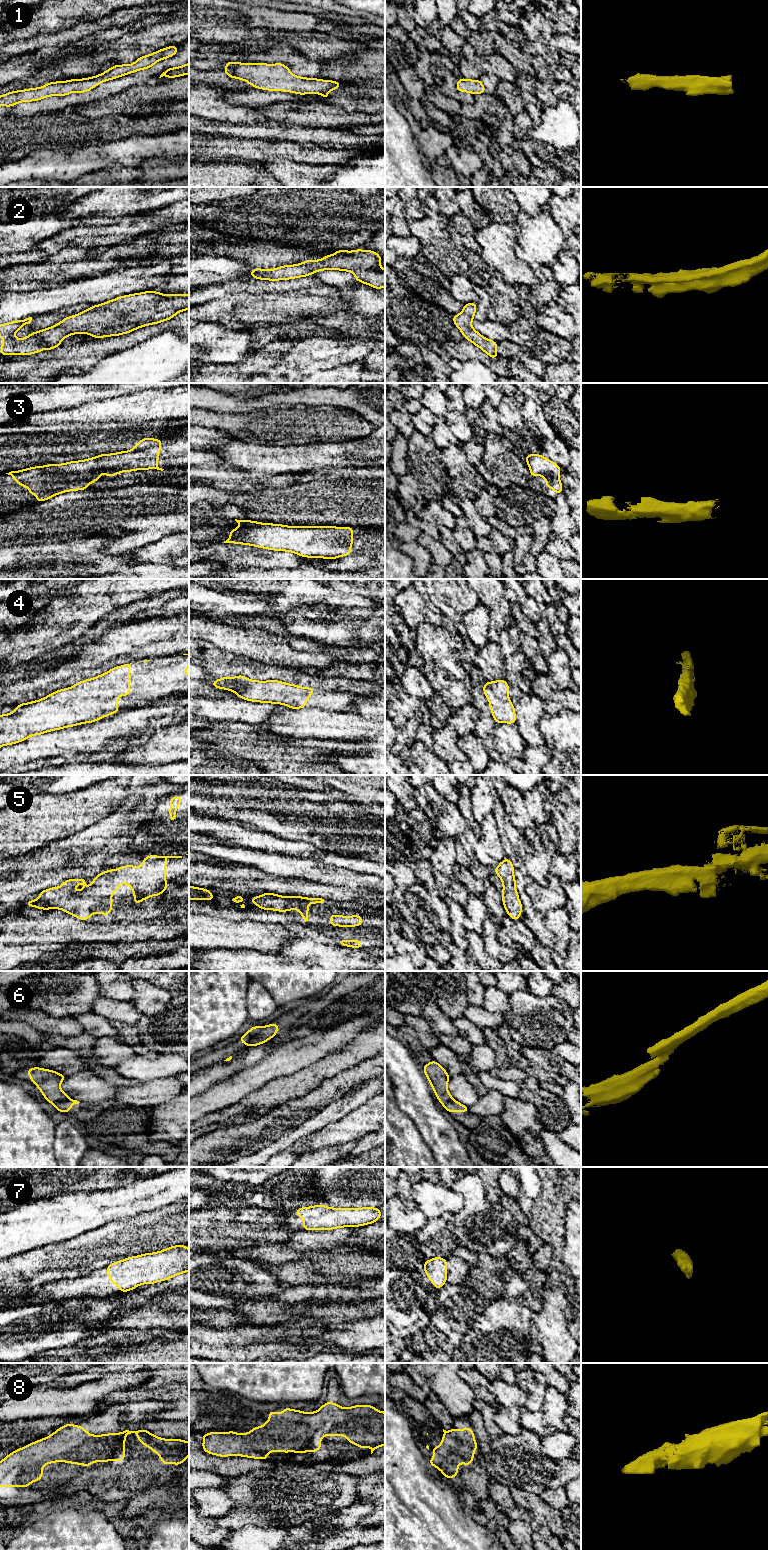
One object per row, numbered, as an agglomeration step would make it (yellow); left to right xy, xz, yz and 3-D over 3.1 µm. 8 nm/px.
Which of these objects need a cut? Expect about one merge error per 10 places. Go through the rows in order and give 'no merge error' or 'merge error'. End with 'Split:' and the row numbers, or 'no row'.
1: no merge error
2: no merge error
3: no merge error
4: no merge error
5: no merge error
6: merge error
7: no merge error
8: no merge error
Split: 6

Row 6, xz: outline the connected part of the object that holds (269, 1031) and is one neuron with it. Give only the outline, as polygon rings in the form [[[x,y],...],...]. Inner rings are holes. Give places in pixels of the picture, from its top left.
[[[269,1024],[267,1025],[260,1033],[255,1035],[247,1044],[247,1047],[261,1045],[266,1041],[269,1041],[272,1037],[274,1037],[277,1034],[277,1031],[279,1029],[279,1025]]]

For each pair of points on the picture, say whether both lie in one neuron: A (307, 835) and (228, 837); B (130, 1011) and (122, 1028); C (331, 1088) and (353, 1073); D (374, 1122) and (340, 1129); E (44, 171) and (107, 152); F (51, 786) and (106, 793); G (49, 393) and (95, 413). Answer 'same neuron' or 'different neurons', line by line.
A: different neurons
B: different neurons
C: same neuron
D: same neuron
E: same neuron
F: different neurons
G: different neurons

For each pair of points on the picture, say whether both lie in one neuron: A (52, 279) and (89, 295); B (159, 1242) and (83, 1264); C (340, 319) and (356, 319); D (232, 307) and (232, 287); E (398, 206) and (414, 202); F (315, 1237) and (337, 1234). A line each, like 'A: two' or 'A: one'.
A: two
B: one
C: one
D: two
E: two
F: one

